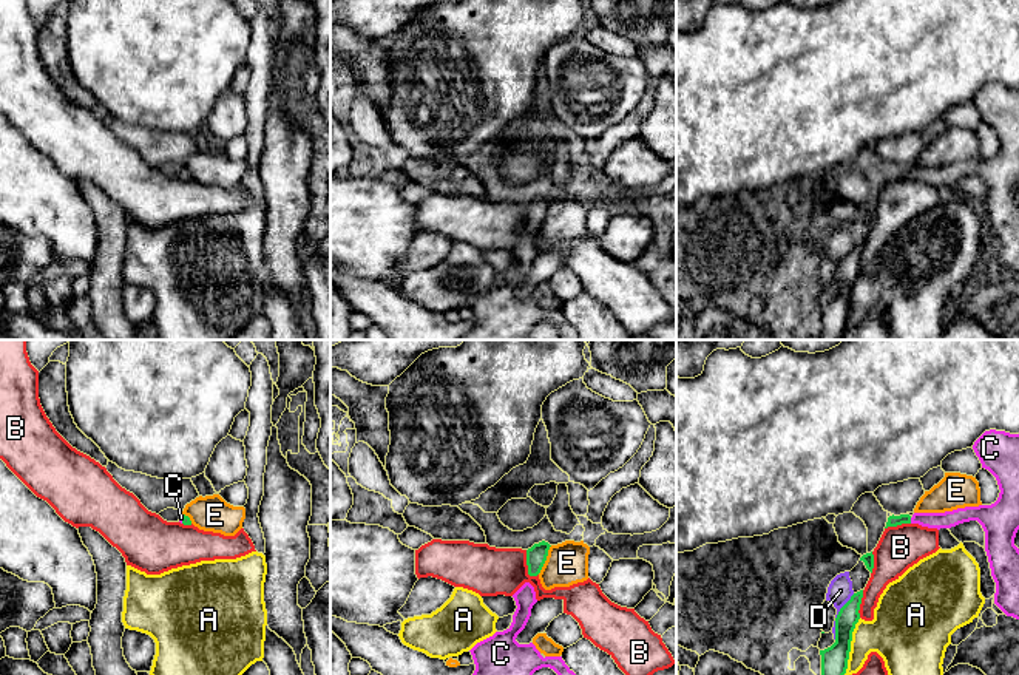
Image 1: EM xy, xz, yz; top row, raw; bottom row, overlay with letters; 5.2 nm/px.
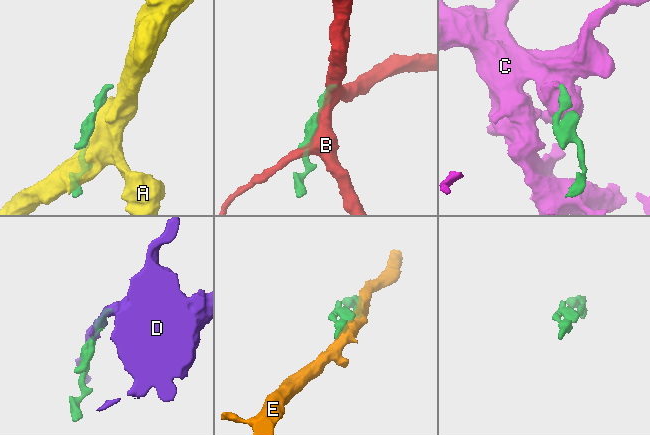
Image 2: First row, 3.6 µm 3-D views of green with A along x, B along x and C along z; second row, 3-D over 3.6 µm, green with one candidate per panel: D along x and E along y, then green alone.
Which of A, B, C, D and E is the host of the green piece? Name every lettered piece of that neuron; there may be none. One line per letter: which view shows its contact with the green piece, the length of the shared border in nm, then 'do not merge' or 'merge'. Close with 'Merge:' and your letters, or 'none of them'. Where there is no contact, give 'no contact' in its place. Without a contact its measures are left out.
A: contact in yz; length 320 nm; do not merge
B: contact in xz; length 160 nm; do not merge
C: contact in yz; length 30 nm; merge
D: contact in yz; length 170 nm; do not merge
E: contact in xz; length 170 nm; do not merge
Merge: C

